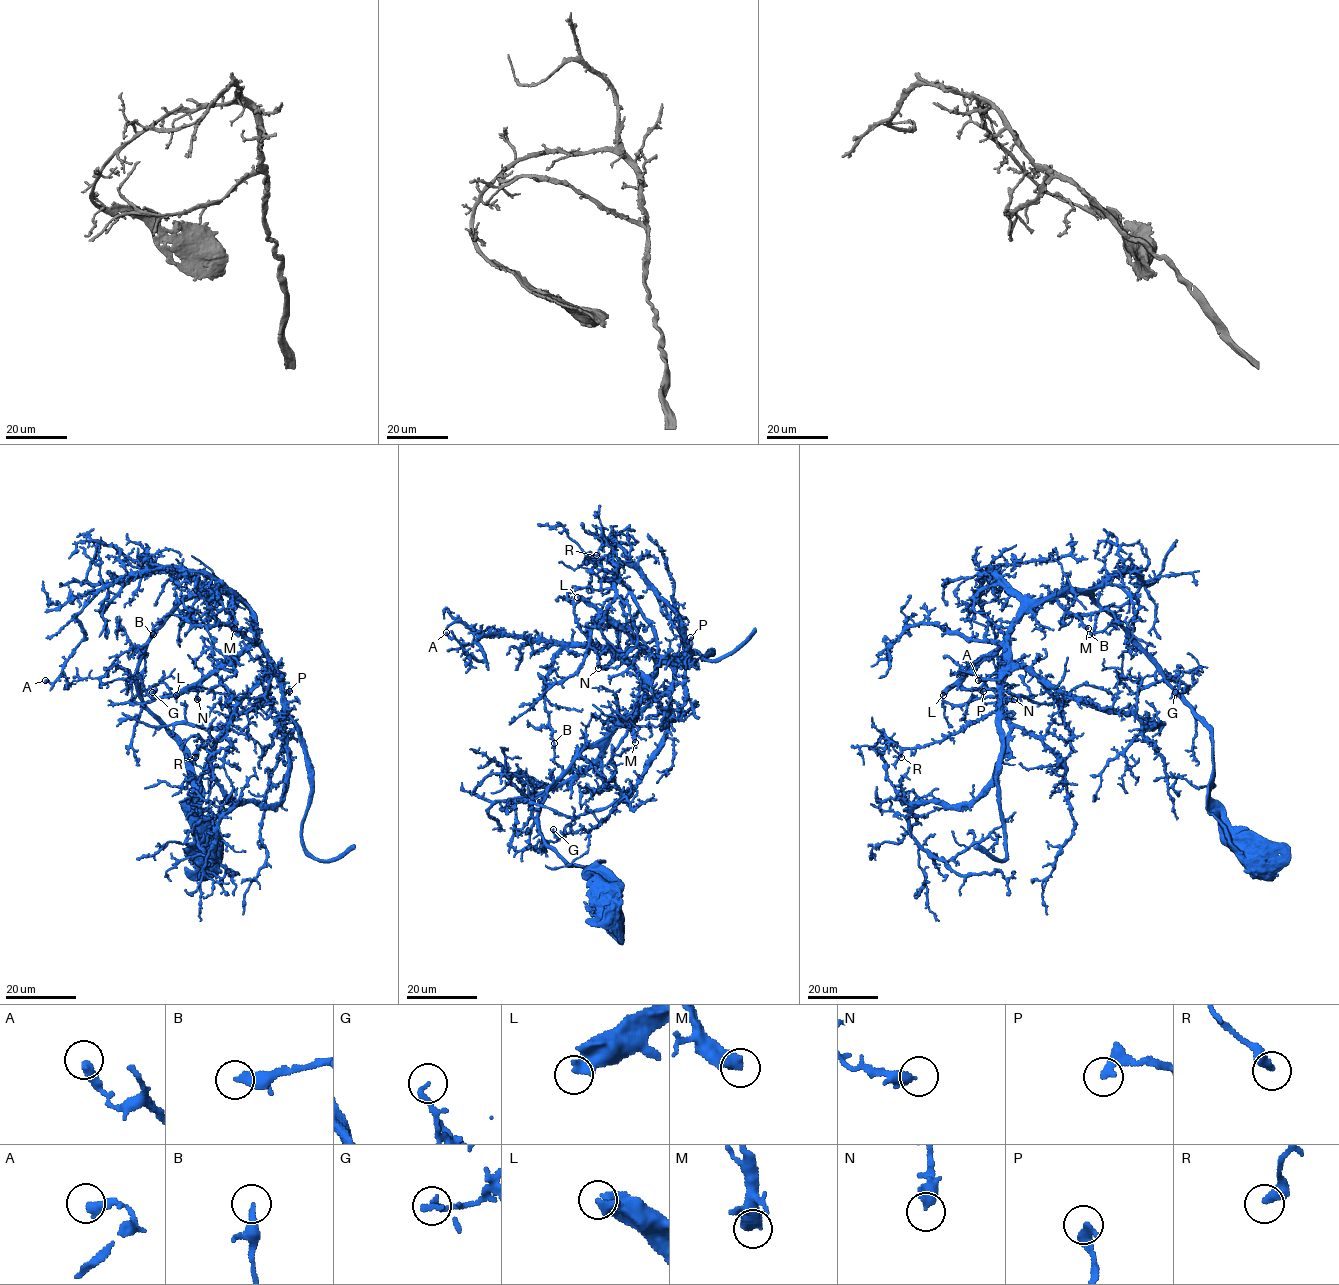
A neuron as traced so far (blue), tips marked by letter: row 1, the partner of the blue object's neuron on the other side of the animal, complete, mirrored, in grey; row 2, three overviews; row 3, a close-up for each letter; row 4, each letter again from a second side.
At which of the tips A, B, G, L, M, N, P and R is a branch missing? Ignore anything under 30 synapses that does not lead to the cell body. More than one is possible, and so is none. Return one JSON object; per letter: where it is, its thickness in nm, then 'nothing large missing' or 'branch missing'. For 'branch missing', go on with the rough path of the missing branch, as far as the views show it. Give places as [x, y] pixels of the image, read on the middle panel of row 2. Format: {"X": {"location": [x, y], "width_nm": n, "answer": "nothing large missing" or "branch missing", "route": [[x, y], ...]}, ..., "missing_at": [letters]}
{"A": {"location": [446, 632], "width_nm": 380, "answer": "nothing large missing"}, "B": {"location": [554, 743], "width_nm": 300, "answer": "nothing large missing"}, "G": {"location": [553, 829], "width_nm": 190, "answer": "nothing large missing"}, "L": {"location": [577, 597], "width_nm": 440, "answer": "branch missing", "route": [[577, 597], [510, 565], [487, 539], [454, 546], [447, 554], [448, 562], [465, 546], [457, 541], [455, 549]]}, "M": {"location": [635, 742], "width_nm": 550, "answer": "nothing large missing"}, "N": {"location": [598, 668], "width_nm": 400, "answer": "nothing large missing"}, "P": {"location": [690, 637], "width_nm": 280, "answer": "nothing large missing"}, "R": {"location": [596, 555], "width_nm": 360, "answer": "nothing large missing"}, "missing_at": ["L"]}

